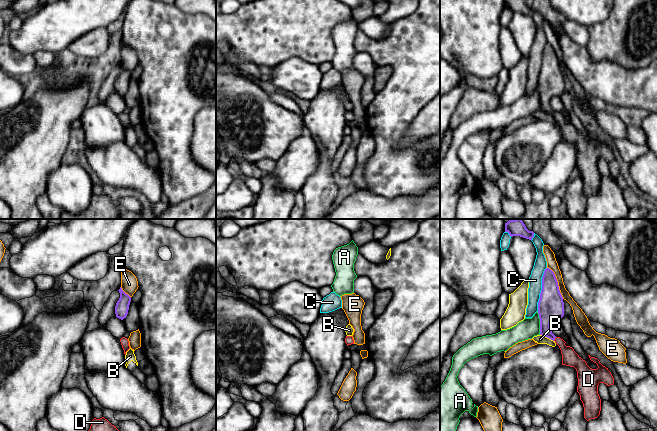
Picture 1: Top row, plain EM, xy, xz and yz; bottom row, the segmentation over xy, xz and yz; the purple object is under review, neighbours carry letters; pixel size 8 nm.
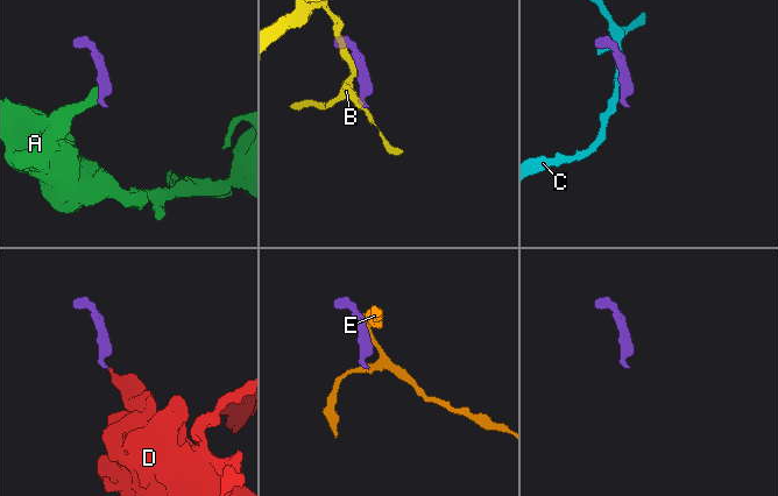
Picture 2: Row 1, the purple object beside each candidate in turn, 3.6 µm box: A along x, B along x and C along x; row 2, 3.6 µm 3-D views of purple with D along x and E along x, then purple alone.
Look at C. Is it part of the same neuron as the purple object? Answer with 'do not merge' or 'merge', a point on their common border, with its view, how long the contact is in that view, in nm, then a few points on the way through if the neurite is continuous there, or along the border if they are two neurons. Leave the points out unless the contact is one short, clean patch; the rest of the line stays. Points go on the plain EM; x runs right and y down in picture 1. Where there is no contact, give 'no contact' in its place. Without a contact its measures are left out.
do not merge; contact yz (542, 65); length 360 nm

